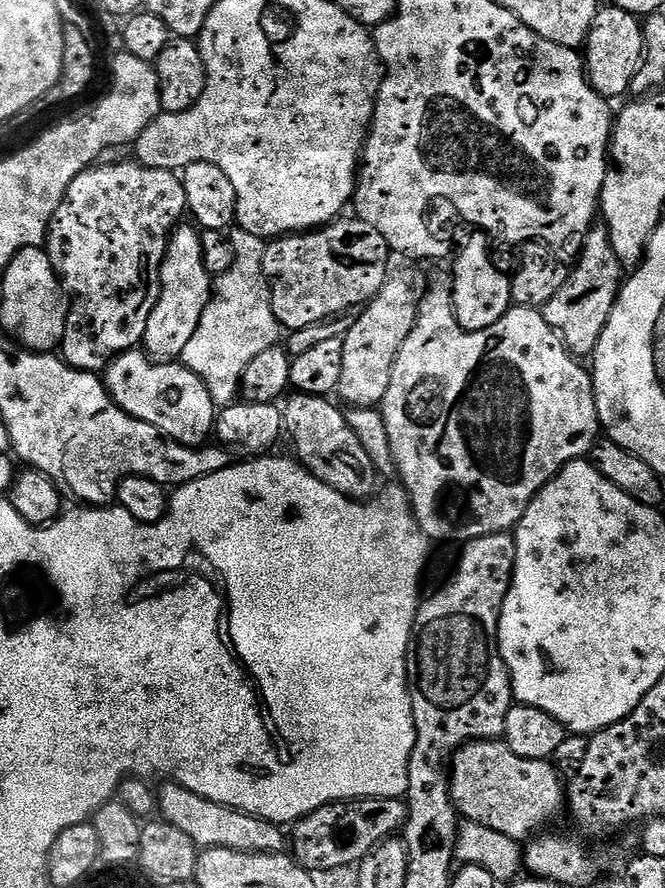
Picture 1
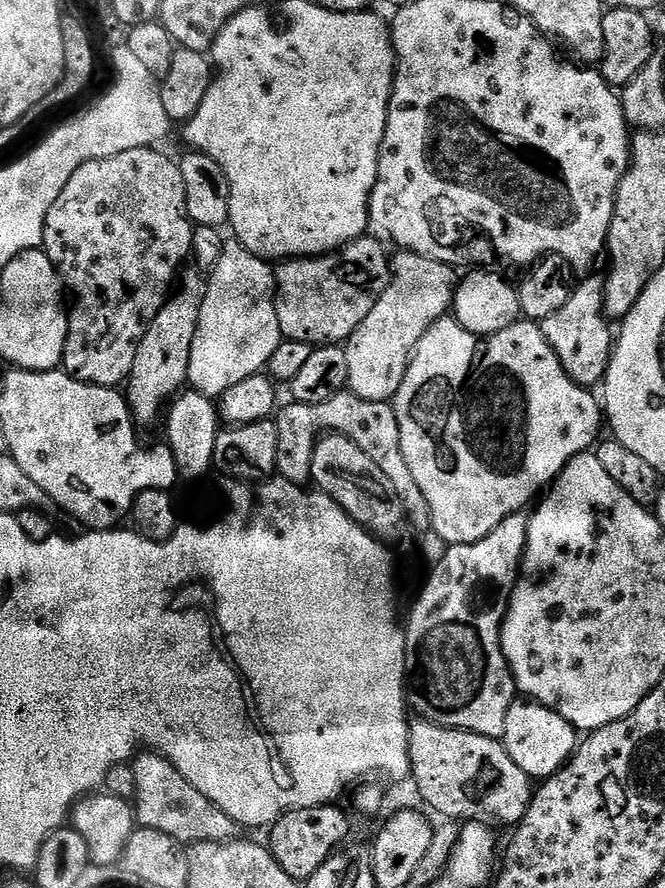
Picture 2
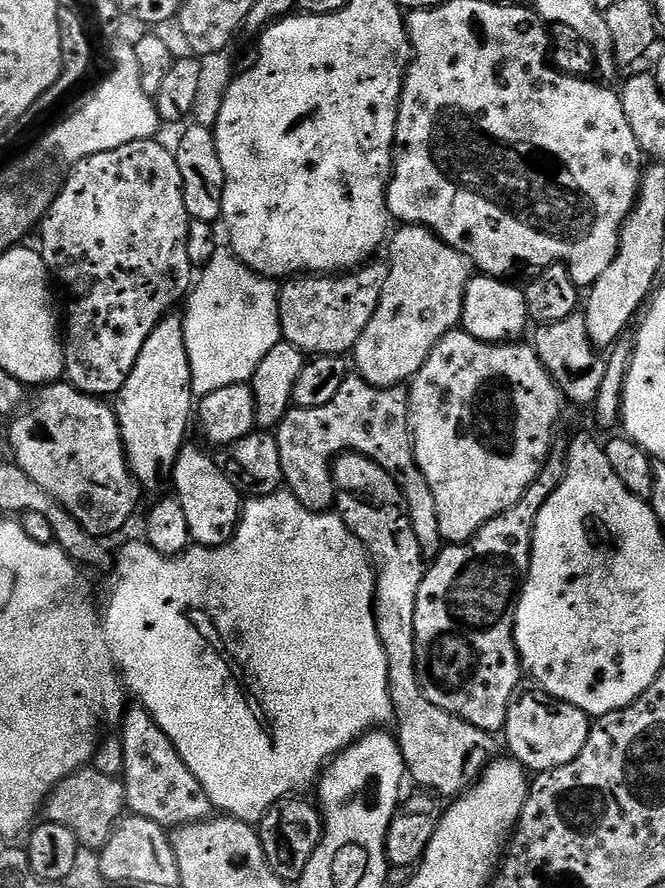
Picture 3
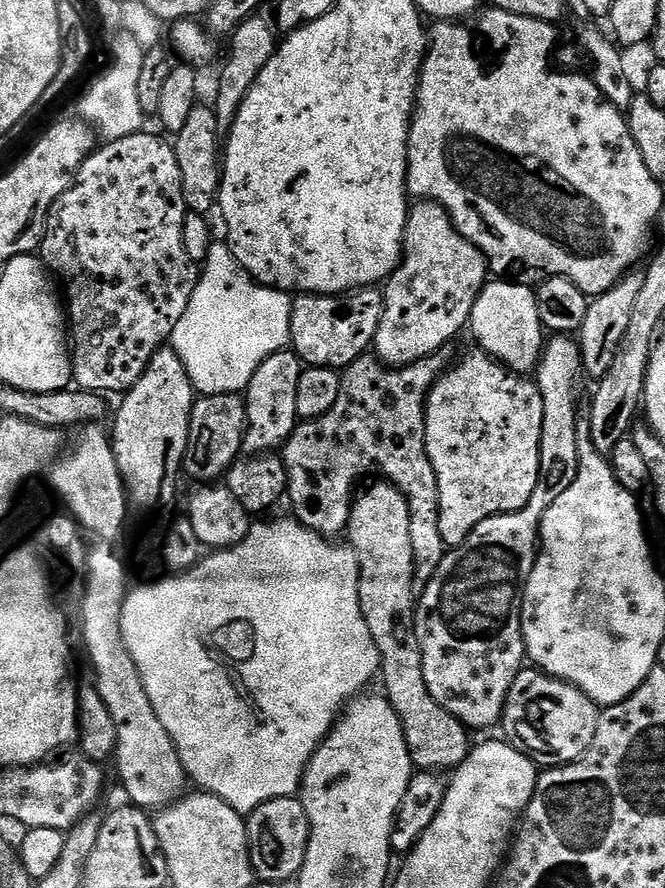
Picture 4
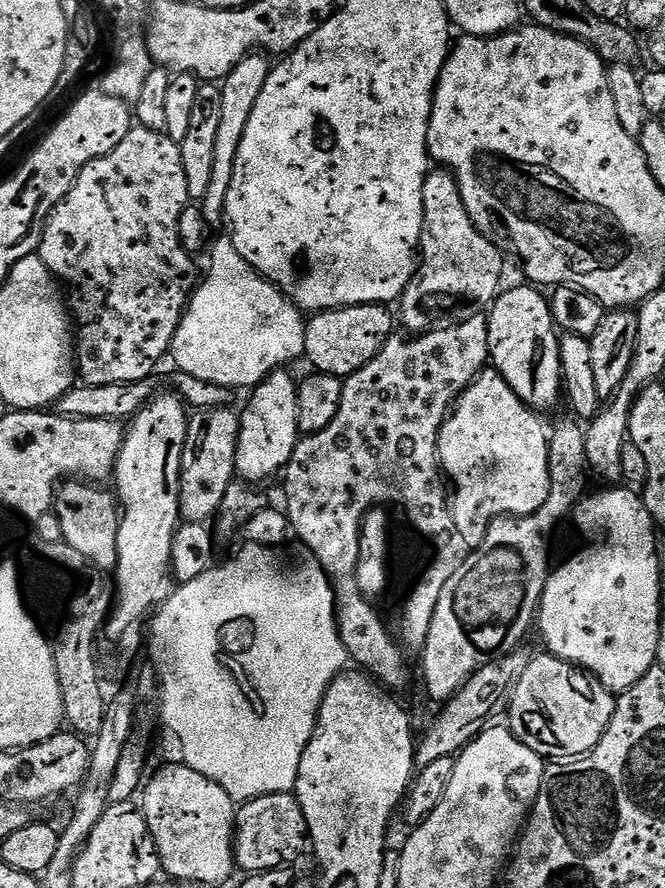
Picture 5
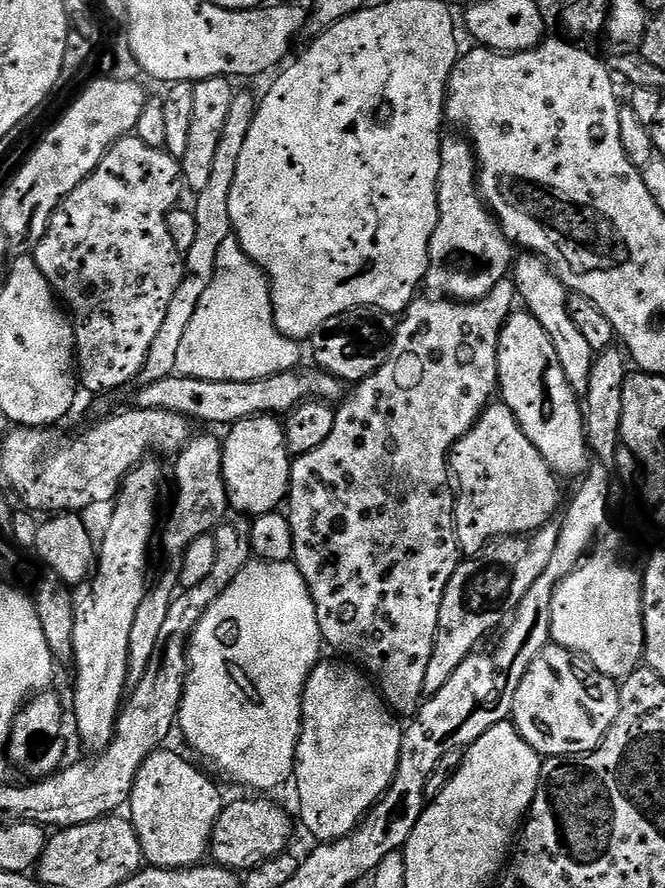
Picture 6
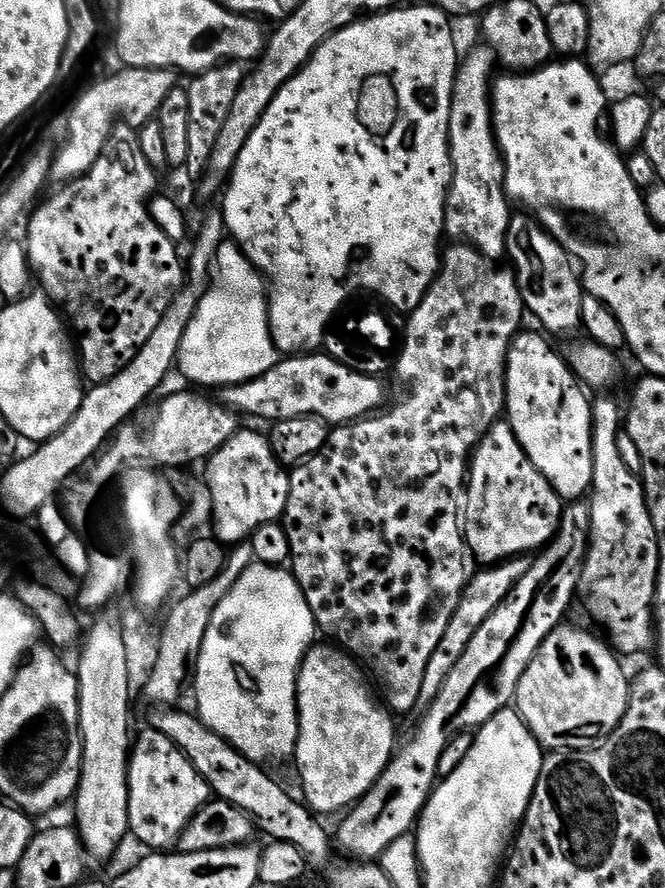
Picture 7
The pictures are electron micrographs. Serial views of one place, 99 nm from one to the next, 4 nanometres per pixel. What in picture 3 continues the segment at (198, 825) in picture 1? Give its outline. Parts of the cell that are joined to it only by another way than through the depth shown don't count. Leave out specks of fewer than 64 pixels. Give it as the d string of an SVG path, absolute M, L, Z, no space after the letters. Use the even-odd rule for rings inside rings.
M130 708L123 713L124 725L118 732L124 759L122 781L127 811L131 815L161 824L165 830L180 828L183 824L199 824L209 819L214 812L210 798L206 790L202 790L202 782L198 782L198 778L190 774L186 762L182 762L174 742L166 738L158 722L154 722L145 708Z

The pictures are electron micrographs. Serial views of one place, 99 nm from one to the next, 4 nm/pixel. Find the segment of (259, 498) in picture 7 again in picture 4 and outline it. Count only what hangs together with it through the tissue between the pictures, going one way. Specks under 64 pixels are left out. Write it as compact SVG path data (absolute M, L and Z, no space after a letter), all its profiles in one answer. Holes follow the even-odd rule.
M285 350L270 354L262 366L250 378L246 389L246 414L248 425L244 434L243 451L248 454L268 454L273 450L283 449L296 429L296 395L298 394L298 378L302 371L302 361L295 352Z

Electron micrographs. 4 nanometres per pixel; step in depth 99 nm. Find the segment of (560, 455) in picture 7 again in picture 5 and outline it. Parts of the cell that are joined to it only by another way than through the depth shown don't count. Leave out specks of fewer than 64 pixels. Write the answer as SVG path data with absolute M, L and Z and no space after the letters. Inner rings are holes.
M539 287L501 291L487 313L488 355L500 377L537 413L545 414L562 400L560 378L560 336L550 314L549 297Z

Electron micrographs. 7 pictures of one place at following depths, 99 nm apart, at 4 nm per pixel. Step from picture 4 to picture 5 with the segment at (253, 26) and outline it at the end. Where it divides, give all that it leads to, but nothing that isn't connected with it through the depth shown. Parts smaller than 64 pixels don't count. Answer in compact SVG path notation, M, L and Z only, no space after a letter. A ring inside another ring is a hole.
M250 54L242 58L230 70L230 74L224 77L220 84L222 90L222 119L218 129L216 145L214 146L214 167L210 174L210 187L206 189L202 201L204 218L208 225L216 226L216 223L225 219L224 207L226 206L226 194L230 190L230 178L234 178L234 158L238 158L238 146L242 146L242 134L246 134L246 126L250 123L250 113L254 111L254 105L262 94L262 86L266 86L266 78L270 78L274 64L267 55Z

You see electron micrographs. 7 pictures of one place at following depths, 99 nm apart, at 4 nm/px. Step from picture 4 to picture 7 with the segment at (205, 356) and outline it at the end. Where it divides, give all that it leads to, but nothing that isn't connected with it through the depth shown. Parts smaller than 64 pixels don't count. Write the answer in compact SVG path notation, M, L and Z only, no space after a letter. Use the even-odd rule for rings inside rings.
M225 238L218 246L214 261L214 279L210 287L200 299L196 313L186 326L186 334L182 334L180 352L176 355L178 372L196 384L209 384L213 390L219 390L229 384L241 384L247 380L266 374L280 363L282 354L272 341L272 327L268 324L268 298L266 286L256 267L244 256L244 252L235 240Z

